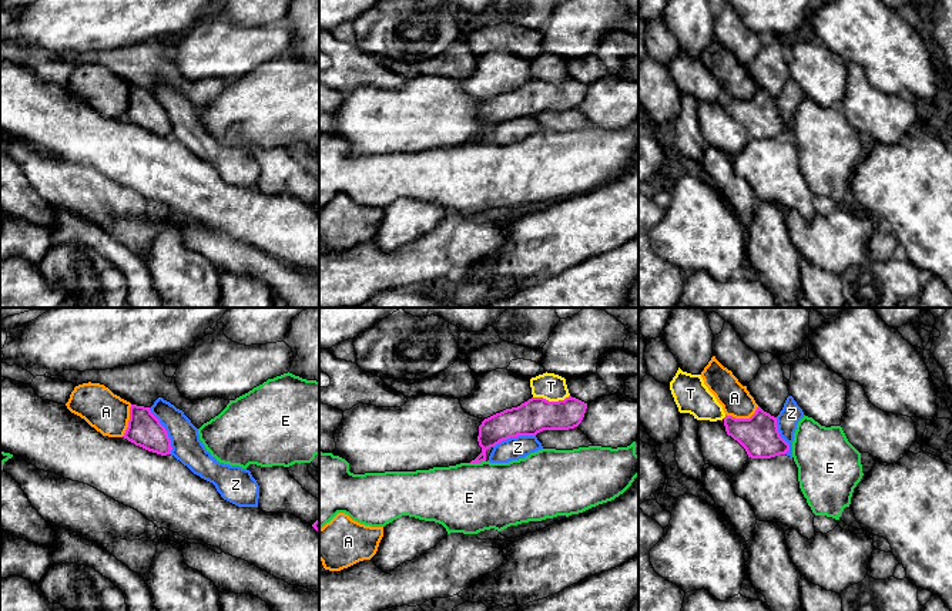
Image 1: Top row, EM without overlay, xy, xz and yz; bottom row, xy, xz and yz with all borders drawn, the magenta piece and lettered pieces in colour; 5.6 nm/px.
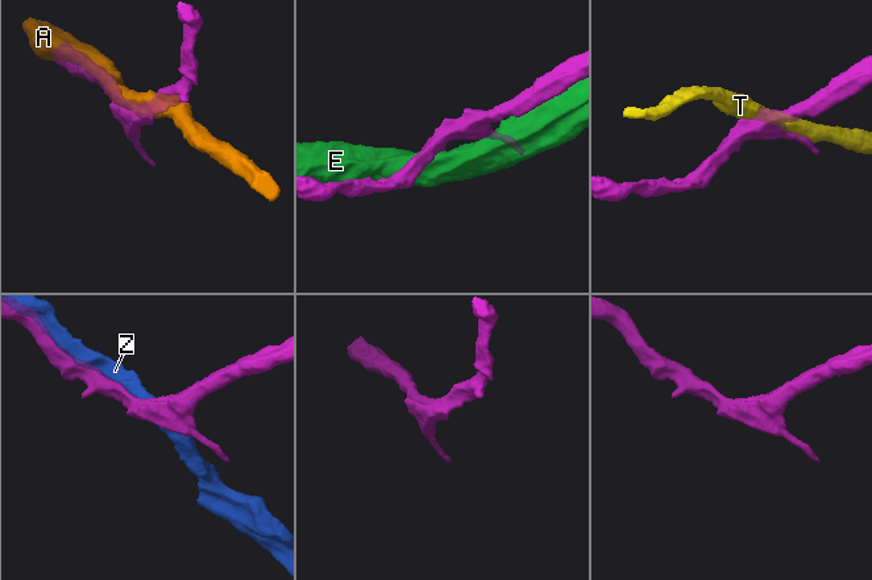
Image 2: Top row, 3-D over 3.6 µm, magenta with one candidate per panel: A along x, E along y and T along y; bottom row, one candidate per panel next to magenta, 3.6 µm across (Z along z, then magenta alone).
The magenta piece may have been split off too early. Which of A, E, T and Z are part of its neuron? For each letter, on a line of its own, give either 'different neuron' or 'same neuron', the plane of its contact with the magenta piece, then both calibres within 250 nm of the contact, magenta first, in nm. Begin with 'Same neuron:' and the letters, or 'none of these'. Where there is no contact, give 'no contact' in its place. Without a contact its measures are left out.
Same neuron: Z
A: different neuron; meets magenta in yz; 220 nm thick on the magenta side, 170 nm on the other
E: different neuron; meets magenta in xz; 160 nm thick on the magenta side, 400 nm on the other
T: different neuron; meets magenta in xz; 190 nm thick on the magenta side, 150 nm on the other
Z: same neuron; meets magenta in xy; 190 nm thick on the magenta side, 170 nm on the other

